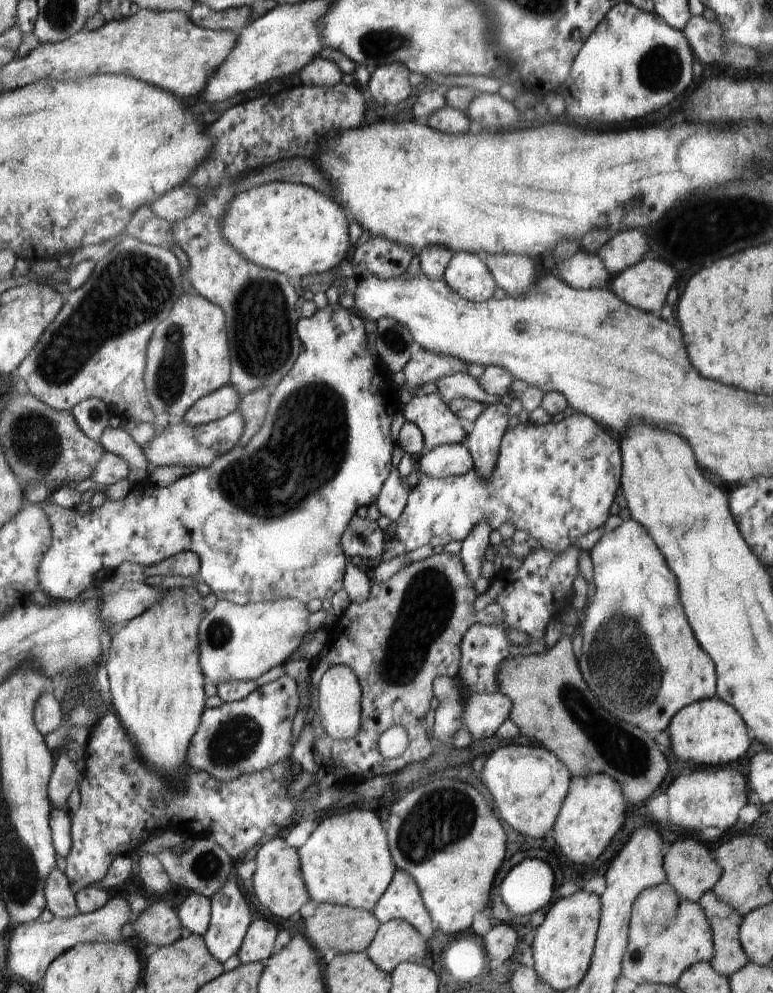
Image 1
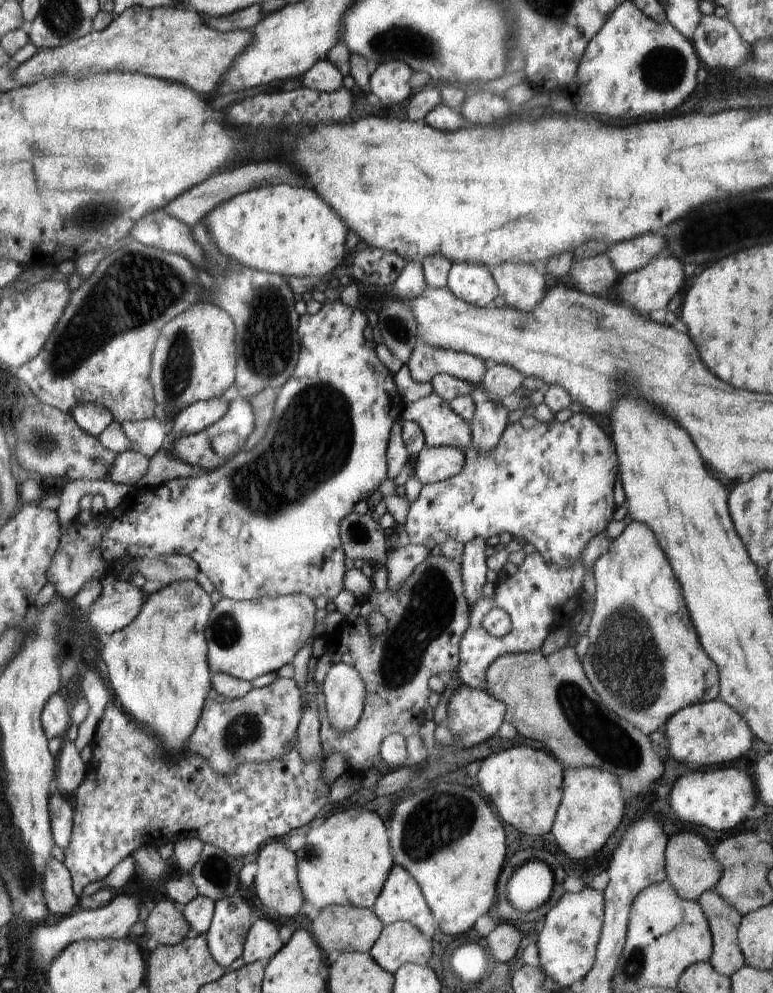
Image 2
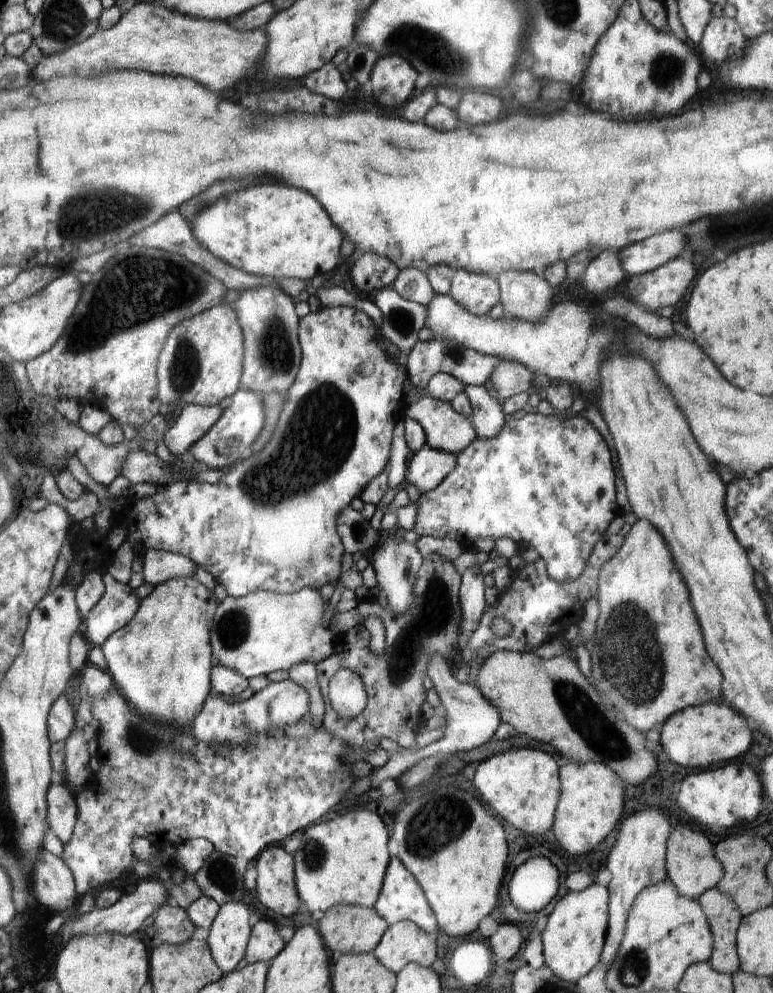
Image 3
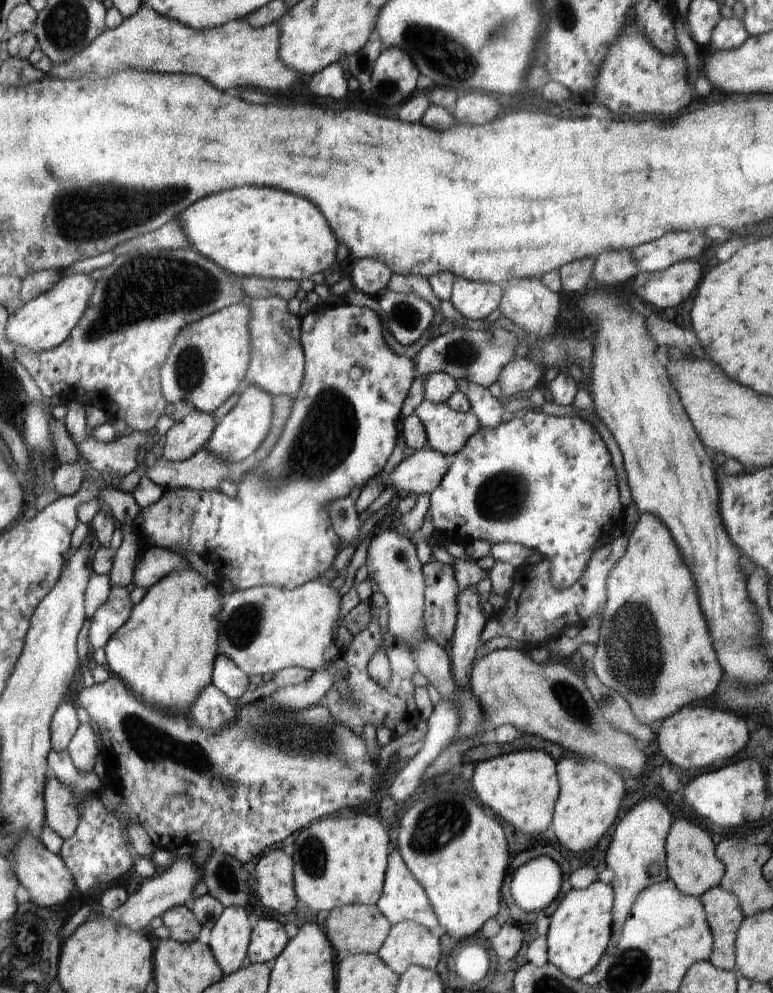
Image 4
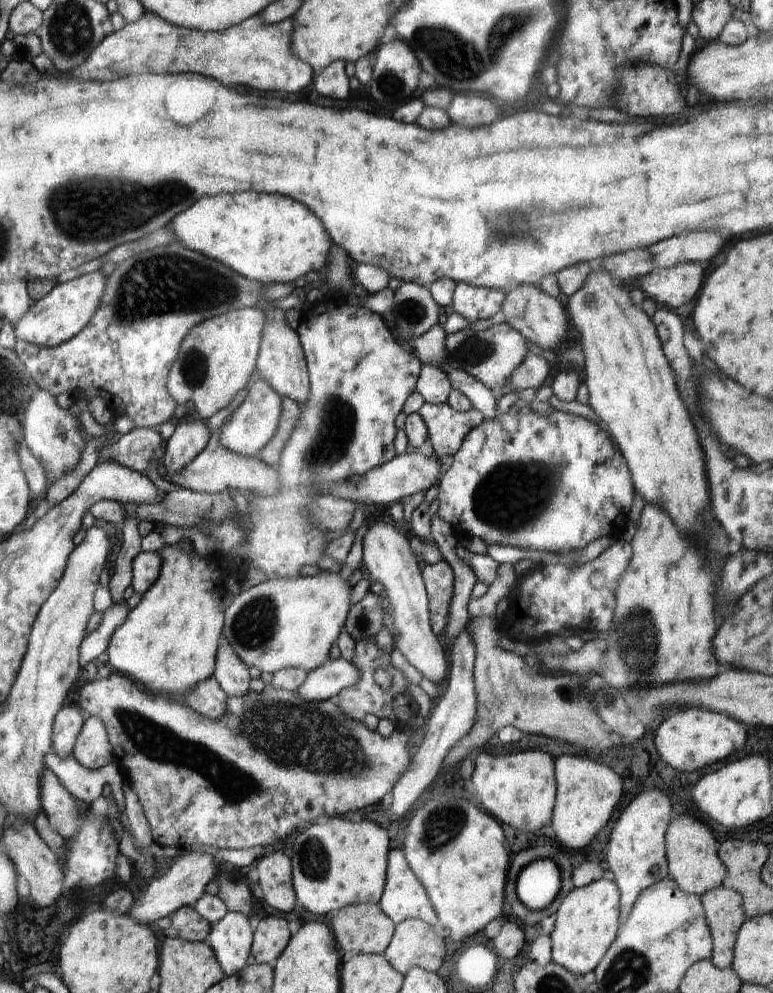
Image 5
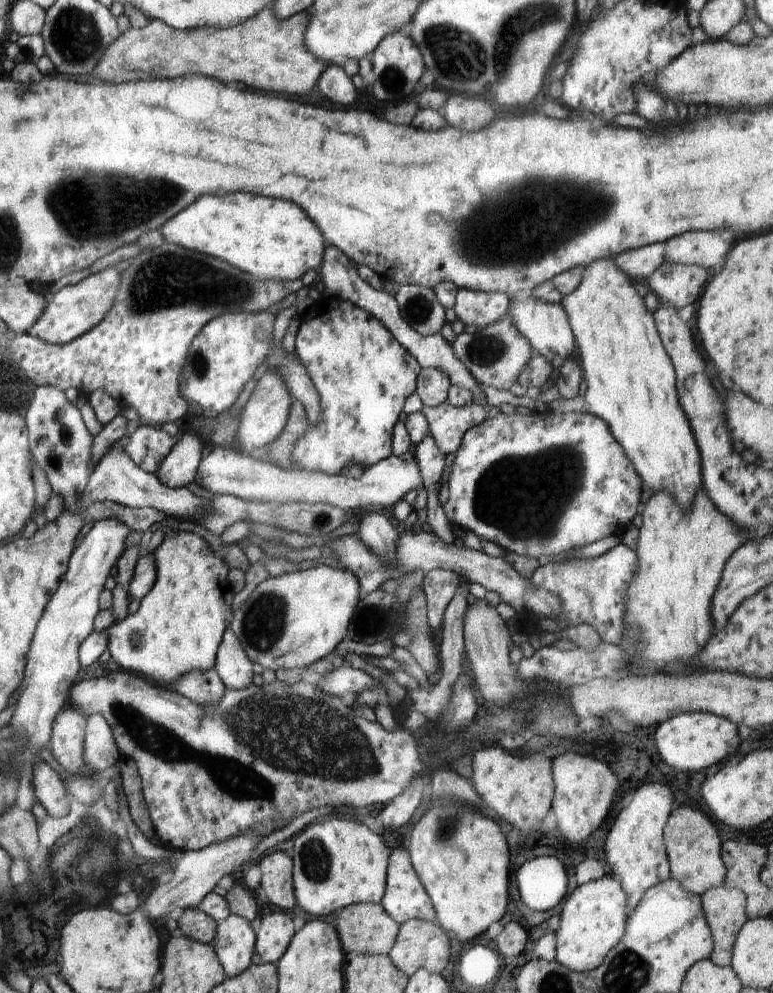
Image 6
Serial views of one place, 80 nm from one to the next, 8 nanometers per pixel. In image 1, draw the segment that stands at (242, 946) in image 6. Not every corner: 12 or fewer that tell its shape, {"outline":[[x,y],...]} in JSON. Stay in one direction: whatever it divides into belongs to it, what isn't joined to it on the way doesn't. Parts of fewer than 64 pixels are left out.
{"outline":[[239,881],[211,900],[203,937],[224,964],[240,950],[253,918]]}

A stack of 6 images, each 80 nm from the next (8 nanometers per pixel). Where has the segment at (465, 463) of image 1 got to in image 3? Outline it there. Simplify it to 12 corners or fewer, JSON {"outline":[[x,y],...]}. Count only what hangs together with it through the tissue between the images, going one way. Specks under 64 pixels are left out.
{"outline":[[425,444],[411,454],[404,486],[434,490],[457,454]]}

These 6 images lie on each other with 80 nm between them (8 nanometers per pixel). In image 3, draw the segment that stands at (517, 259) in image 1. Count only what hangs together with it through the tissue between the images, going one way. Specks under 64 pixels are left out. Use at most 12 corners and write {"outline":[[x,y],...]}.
{"outline":[[506,271],[499,284],[504,318],[541,323],[554,292],[530,271]]}

